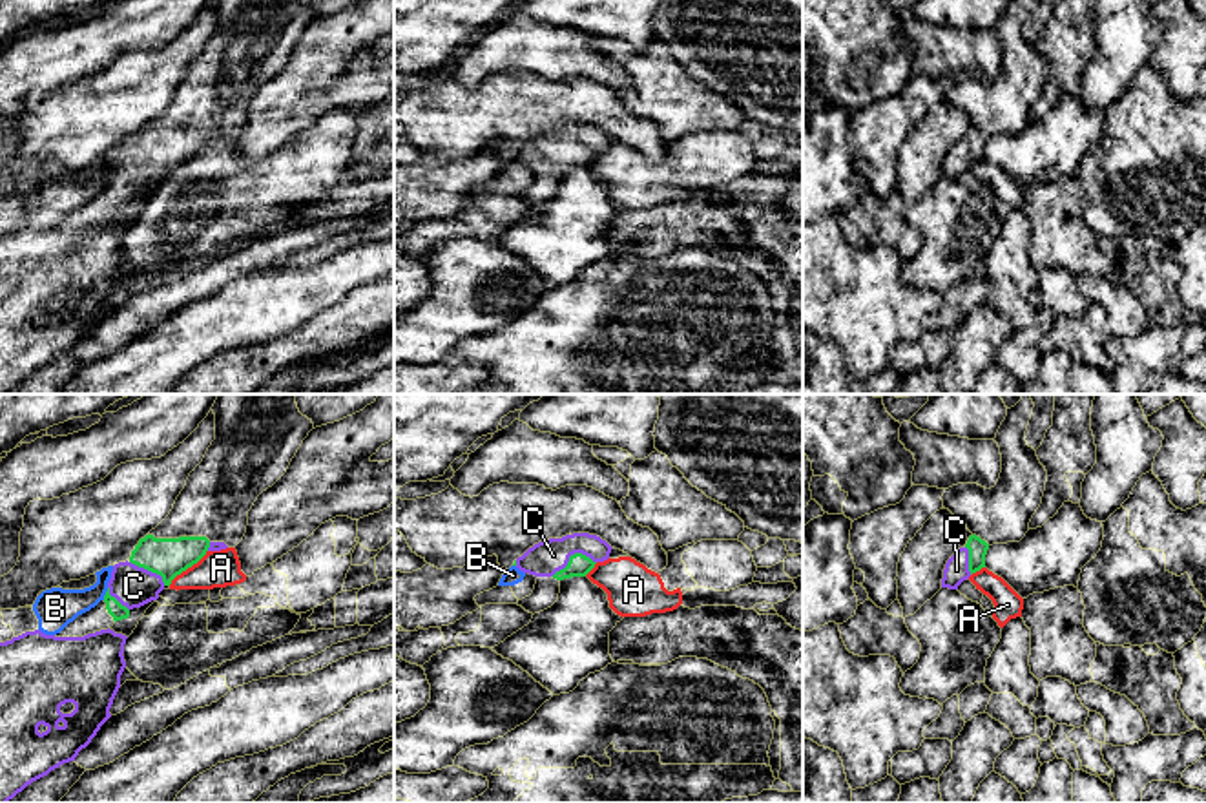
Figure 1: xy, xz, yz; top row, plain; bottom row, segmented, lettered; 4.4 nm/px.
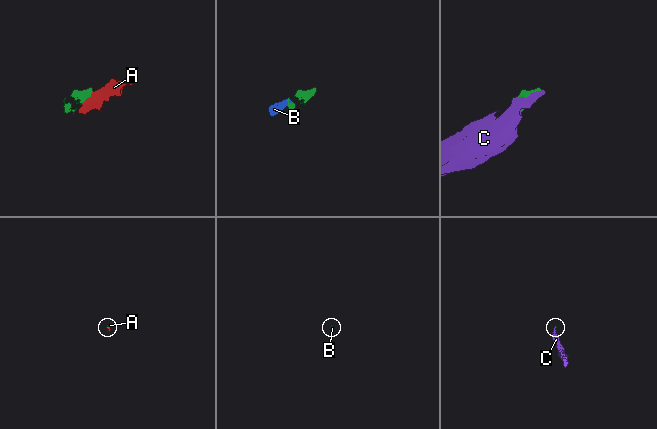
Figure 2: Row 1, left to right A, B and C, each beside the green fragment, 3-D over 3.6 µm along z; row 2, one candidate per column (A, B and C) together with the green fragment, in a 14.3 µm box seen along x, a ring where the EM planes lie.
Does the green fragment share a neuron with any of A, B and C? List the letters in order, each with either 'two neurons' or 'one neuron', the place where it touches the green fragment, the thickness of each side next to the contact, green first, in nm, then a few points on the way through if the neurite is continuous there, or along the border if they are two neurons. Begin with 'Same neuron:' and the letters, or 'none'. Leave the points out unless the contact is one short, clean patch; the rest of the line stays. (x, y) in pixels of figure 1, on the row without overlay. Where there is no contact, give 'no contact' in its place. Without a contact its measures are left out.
Same neuron: C
A: two neurons; meets green in xy at (188, 157); 180 nm thick on the green side, 160 nm on the other; border along xy (207, 141), (168, 176)
B: two neurons; meets green in xy at (106, 185); 70 nm thick on the green side, 180 nm on the other; border along xy (108, 179), (103, 190)
C: one neuron; meets green in xz at (571, 146); 100 nm thick on the green side, 160 nm on the other

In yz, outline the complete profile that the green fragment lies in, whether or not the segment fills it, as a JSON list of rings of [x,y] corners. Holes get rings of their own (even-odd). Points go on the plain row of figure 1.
[[[1007,0],[994,33],[1002,46],[1002,64],[994,78],[958,75],[945,80],[943,99],[965,113],[972,124],[945,155],[941,179],[958,181],[972,164],[985,159],[993,135],[1020,133],[1042,95],[1047,62],[1027,36],[1025,22],[1033,0]]]

